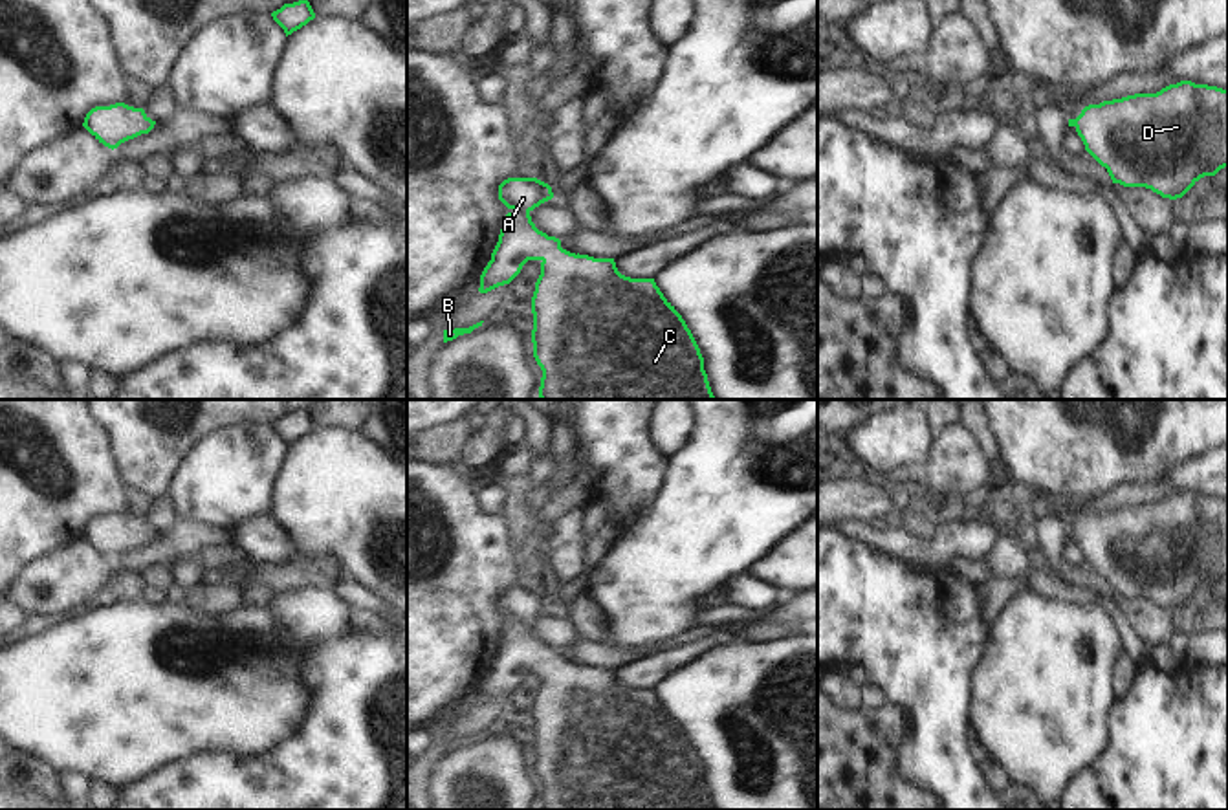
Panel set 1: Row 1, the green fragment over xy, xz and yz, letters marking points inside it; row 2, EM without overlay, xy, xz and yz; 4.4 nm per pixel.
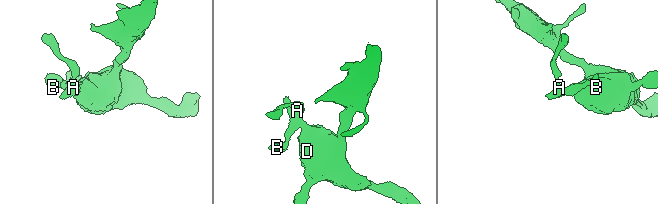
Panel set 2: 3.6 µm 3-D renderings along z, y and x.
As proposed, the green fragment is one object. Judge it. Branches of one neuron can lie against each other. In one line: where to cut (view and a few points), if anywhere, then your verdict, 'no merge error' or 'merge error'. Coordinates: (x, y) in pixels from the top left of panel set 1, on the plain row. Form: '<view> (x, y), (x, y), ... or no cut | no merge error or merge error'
no cut | no merge error

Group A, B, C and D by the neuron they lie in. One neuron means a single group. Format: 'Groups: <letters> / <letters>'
Groups: A B C D.

